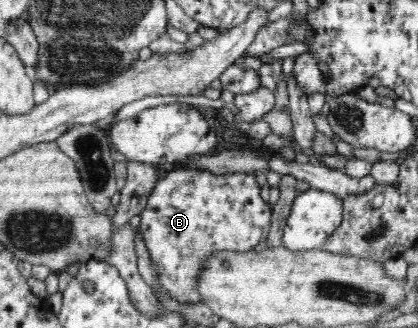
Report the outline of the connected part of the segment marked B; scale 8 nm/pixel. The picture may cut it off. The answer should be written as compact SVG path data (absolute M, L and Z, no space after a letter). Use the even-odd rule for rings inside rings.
M179 166L156 182L140 216L139 234L151 255L159 286L180 303L193 304L204 302L196 290L202 263L220 251L243 253L254 250L259 242L265 242L271 227L272 205L261 197L261 186L254 175L231 172L217 176L207 169Z

